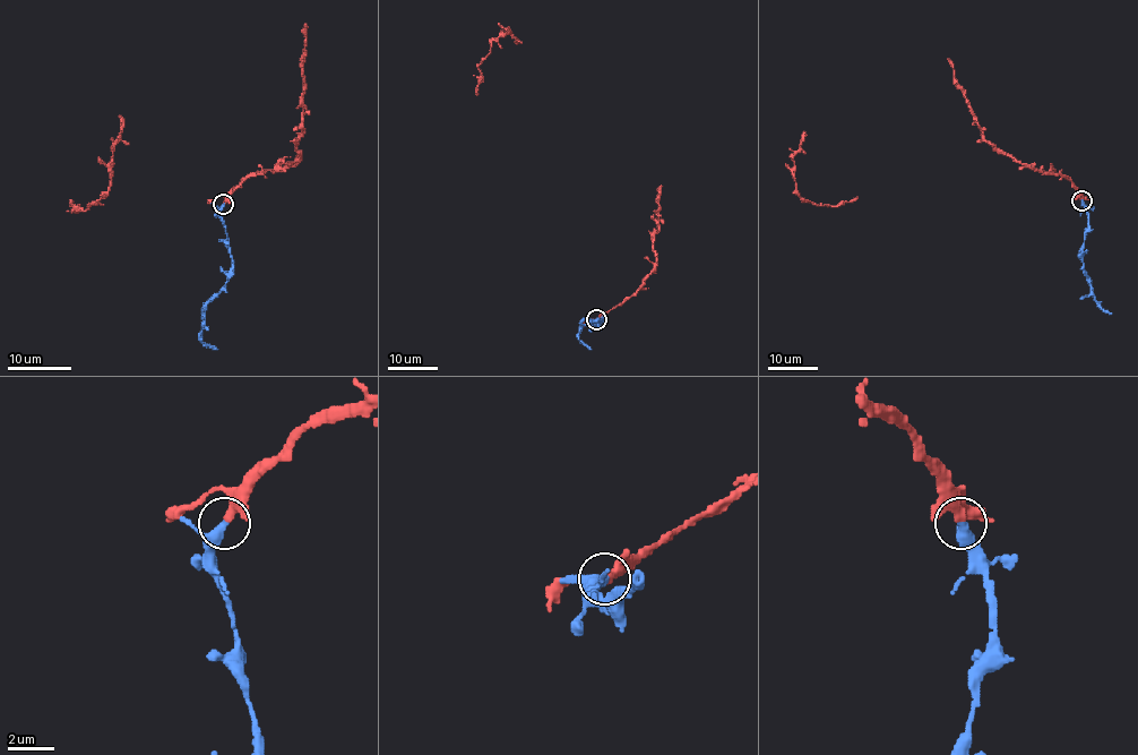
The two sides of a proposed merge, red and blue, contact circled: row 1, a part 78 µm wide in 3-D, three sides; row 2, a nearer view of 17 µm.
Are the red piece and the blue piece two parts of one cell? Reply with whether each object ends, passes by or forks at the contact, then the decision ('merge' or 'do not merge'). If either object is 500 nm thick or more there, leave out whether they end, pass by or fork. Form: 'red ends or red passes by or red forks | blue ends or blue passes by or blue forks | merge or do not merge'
red ends | blue passes by | merge

